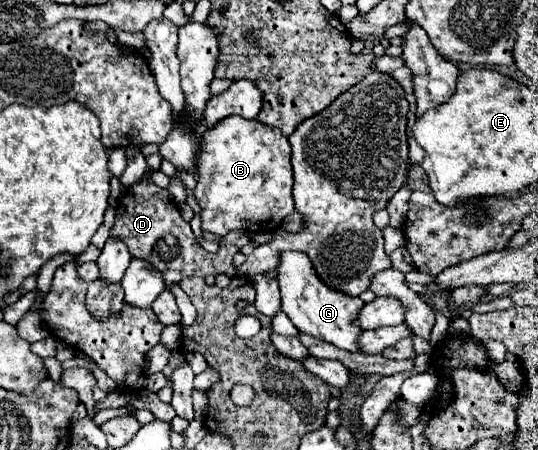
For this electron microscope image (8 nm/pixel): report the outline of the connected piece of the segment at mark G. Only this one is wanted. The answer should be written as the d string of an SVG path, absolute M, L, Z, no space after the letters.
M284 251L280 257L278 265L278 285L280 285L280 295L282 295L282 311L288 315L288 319L296 325L298 331L308 333L316 339L328 341L340 349L360 353L360 329L356 329L356 313L364 307L364 301L358 297L350 297L344 293L338 293L324 285L310 259L304 253L296 251Z

